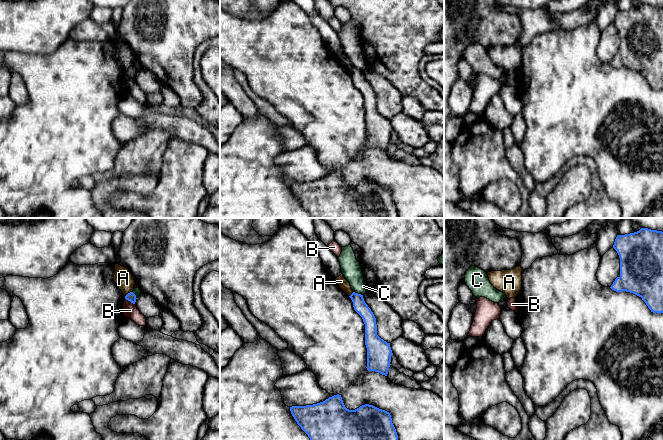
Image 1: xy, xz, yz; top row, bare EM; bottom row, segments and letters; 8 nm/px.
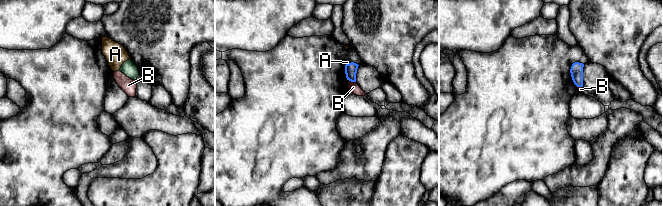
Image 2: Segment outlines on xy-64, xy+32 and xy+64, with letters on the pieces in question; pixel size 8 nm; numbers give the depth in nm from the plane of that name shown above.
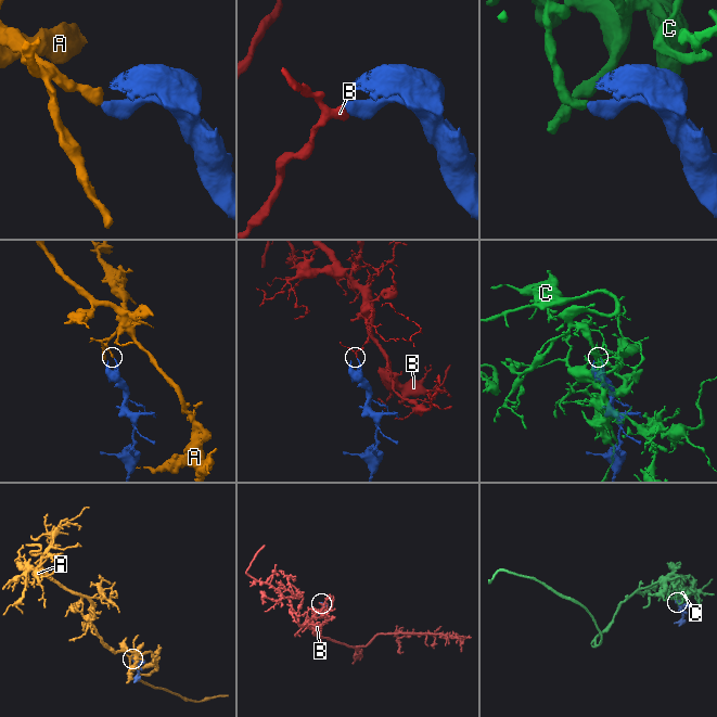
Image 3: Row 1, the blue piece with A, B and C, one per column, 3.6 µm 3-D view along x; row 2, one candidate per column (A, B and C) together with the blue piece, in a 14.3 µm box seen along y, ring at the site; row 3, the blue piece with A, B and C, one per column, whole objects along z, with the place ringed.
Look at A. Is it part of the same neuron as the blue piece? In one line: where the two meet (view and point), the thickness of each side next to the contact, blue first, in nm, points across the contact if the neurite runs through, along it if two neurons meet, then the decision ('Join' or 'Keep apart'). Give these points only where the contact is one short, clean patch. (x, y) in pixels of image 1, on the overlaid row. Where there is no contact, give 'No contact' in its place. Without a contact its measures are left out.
Touches blue at xy (128, 293). Thickness 70 nm (blue) against 150 nm. Boundary: xy (131, 291), (124, 296). Keep apart

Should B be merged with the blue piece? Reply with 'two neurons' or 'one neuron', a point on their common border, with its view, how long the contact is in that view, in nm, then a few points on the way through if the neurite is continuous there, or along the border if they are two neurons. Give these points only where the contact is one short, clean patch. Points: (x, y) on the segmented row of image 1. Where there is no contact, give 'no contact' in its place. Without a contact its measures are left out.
two neurons | xy (130, 301) | 90 nm | along xy (125, 298), (134, 304)

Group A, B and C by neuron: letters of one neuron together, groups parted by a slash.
A / B / C

